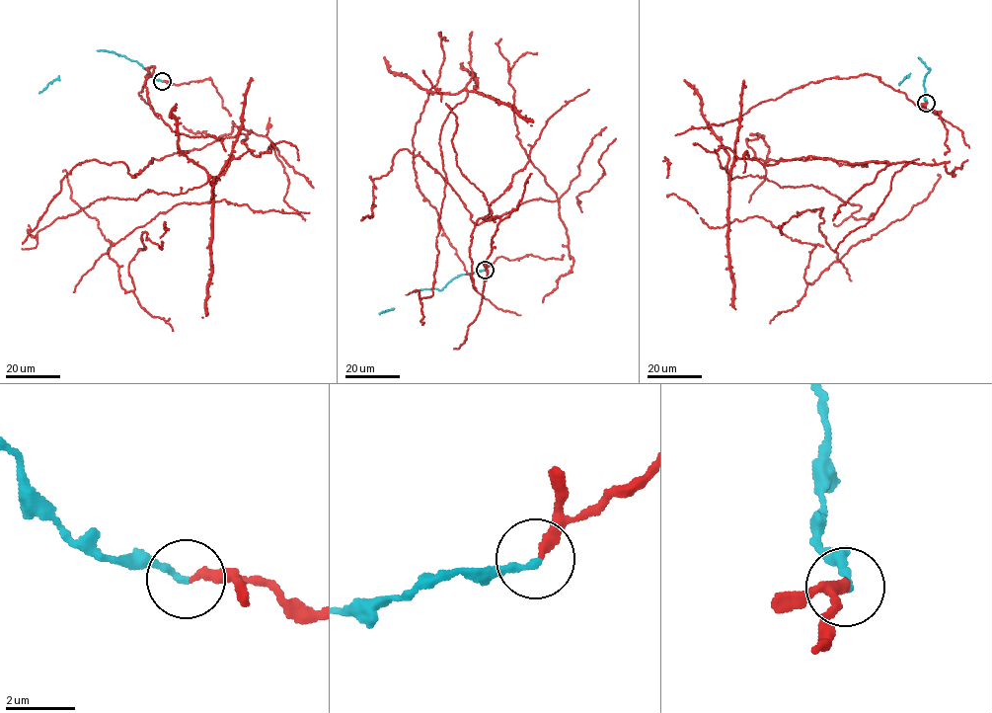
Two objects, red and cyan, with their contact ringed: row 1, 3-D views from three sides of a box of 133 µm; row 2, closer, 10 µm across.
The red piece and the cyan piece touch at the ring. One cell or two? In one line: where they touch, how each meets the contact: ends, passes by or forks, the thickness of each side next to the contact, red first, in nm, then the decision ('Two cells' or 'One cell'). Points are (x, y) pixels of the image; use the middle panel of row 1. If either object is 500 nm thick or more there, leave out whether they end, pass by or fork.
Place: (485, 270). At the ring red ends. At the ring cyan ends. Thickness 280 nm (red) against 180 nm. One cell

